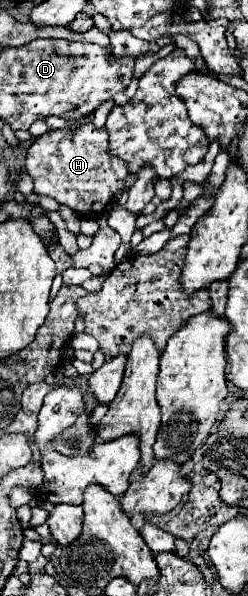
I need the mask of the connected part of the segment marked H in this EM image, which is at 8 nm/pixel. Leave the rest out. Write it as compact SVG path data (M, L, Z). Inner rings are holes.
M94 124L76 130L52 130L36 138L26 154L26 172L34 180L36 194L52 196L80 216L102 214L114 196L124 190L122 178L128 176L124 160L108 152L108 132L94 128Z

